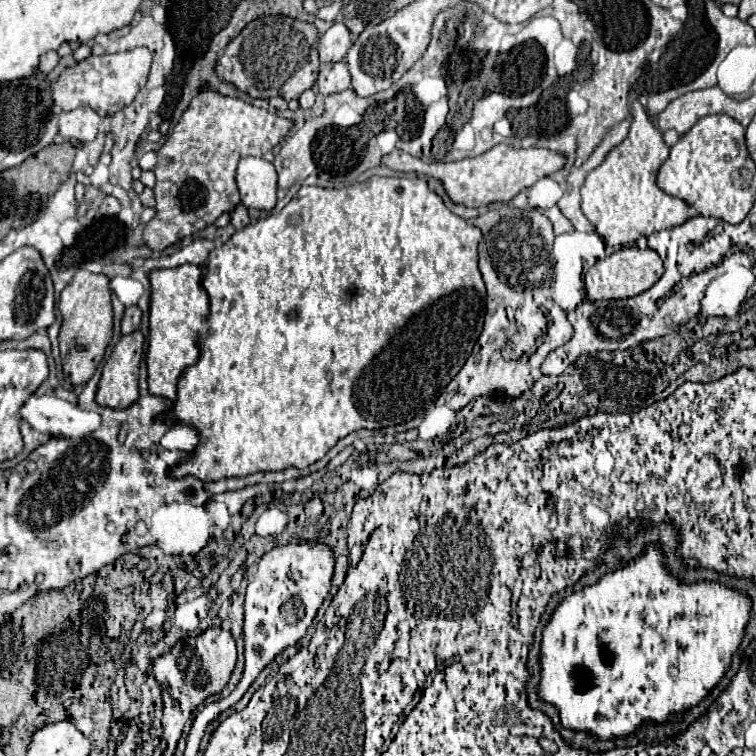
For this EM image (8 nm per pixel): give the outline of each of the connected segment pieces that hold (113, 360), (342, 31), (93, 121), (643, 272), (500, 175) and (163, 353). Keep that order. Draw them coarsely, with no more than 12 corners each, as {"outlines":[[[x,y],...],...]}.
{"outlines":[[[124,335],[106,359],[96,403],[126,409],[138,399],[144,337]],[[334,23],[318,41],[322,63],[342,61],[352,47],[344,23]],[[90,107],[62,113],[66,141],[94,141],[102,117]],[[626,247],[586,273],[590,301],[628,299],[664,273],[652,249]],[[496,145],[452,163],[400,149],[384,165],[442,181],[452,203],[508,203],[562,169],[548,149]],[[196,265],[150,279],[148,391],[176,399],[208,295]]]}

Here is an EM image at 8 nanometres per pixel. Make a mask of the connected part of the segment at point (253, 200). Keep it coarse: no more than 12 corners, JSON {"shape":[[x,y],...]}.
{"shape":[[260,157],[238,163],[246,209],[272,211],[276,169]]}

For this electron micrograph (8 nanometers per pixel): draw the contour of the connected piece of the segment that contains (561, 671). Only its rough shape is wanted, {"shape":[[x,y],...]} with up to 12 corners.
{"shape":[[648,543],[570,593],[538,697],[598,741],[678,723],[752,599]]}

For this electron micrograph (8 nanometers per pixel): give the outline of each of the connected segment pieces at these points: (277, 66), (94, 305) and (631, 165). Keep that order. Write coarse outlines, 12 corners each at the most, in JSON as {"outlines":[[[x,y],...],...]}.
{"outlines":[[[268,15],[216,75],[254,99],[300,95],[320,61],[312,23]],[[106,275],[60,295],[66,381],[84,385],[112,339]],[[634,103],[628,137],[588,173],[582,211],[608,247],[682,225],[656,185],[660,131]]]}

